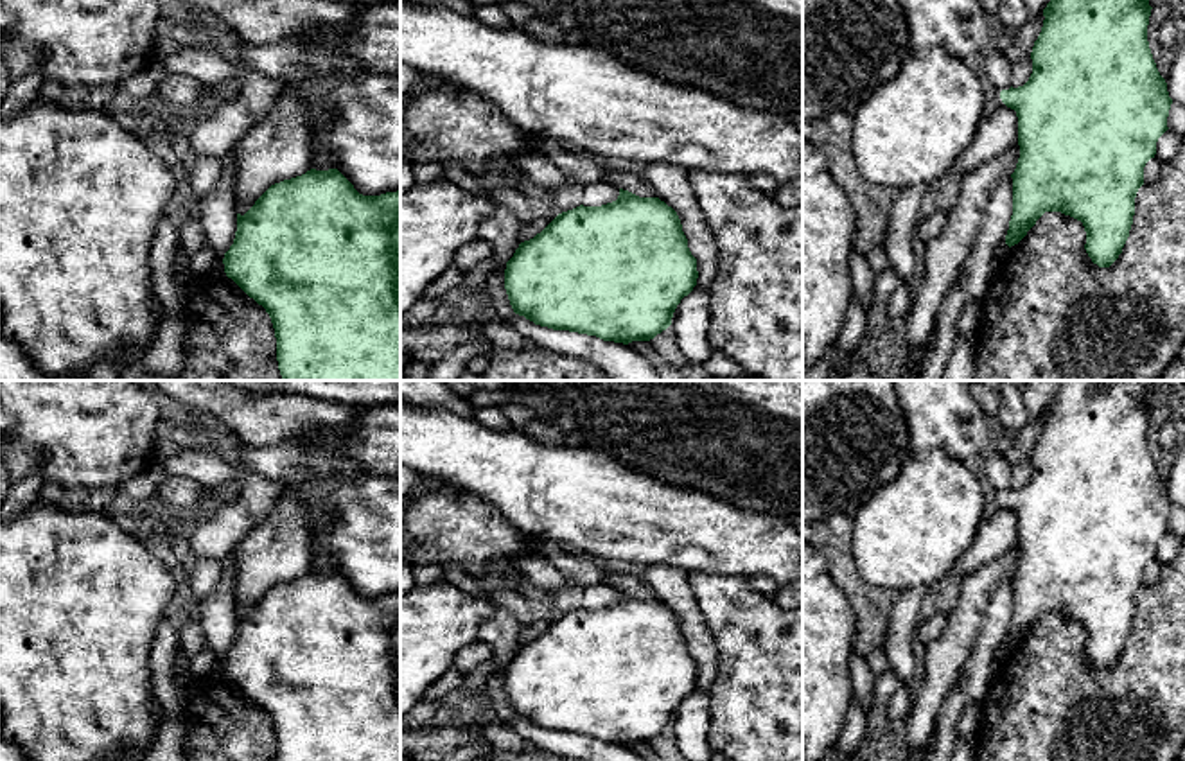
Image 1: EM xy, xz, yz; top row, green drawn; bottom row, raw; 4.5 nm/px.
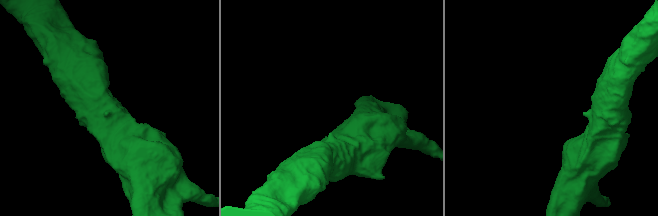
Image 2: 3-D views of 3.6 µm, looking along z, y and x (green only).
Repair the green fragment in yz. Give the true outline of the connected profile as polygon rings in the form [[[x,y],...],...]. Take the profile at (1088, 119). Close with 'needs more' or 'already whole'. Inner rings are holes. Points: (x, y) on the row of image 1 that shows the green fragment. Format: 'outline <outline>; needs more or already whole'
outline [[[1050,0],[1043,9],[1043,27],[1034,41],[1031,59],[1032,59],[1032,74],[1023,86],[1013,88],[996,88],[995,104],[996,108],[1011,108],[1018,117],[1018,145],[1020,158],[1016,163],[1013,178],[1013,215],[1009,221],[1009,230],[1005,235],[1005,244],[1011,248],[1018,244],[1027,232],[1036,224],[1036,221],[1045,212],[1061,212],[1083,223],[1086,232],[1084,249],[1093,264],[1099,267],[1110,267],[1119,255],[1129,237],[1129,230],[1135,215],[1135,197],[1138,188],[1144,185],[1144,167],[1156,154],[1158,138],[1169,129],[1167,117],[1172,104],[1172,99],[1167,92],[1167,83],[1160,75],[1156,63],[1153,59],[1149,41],[1147,41],[1147,25],[1151,16],[1149,0]]]; needs more

